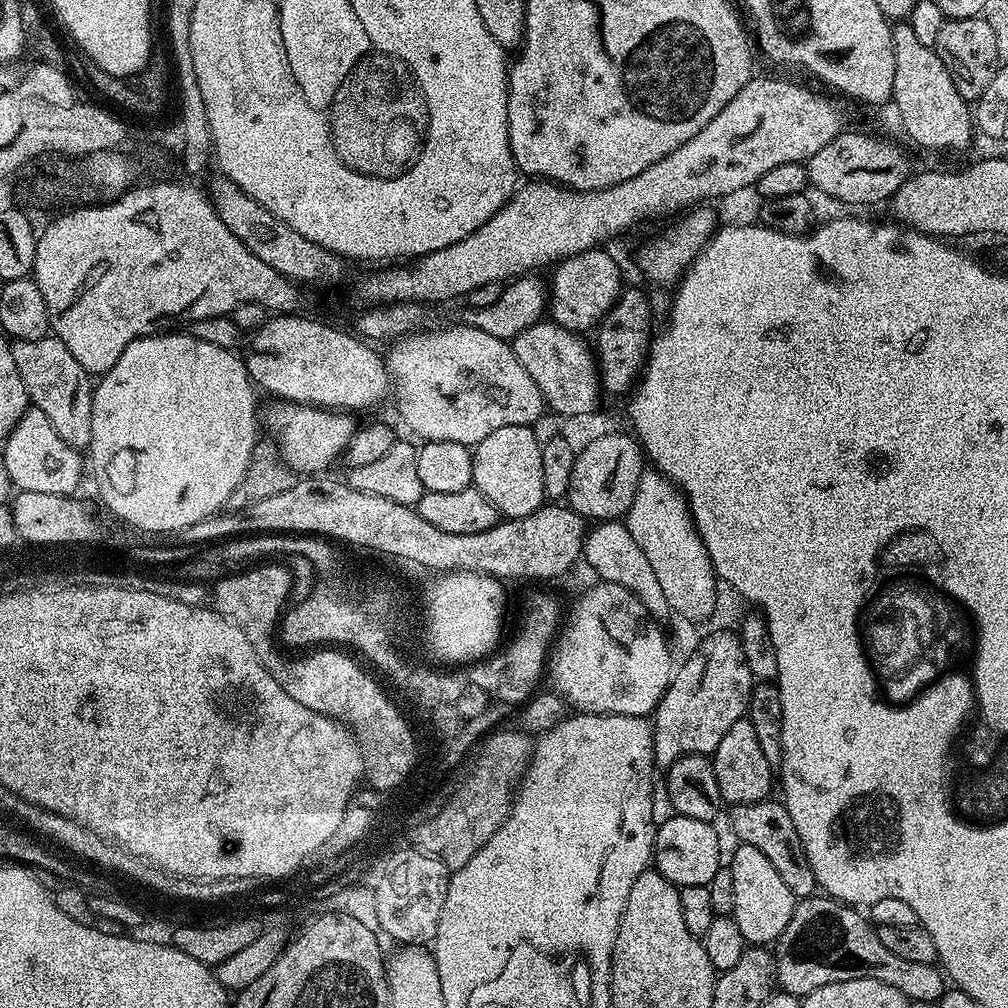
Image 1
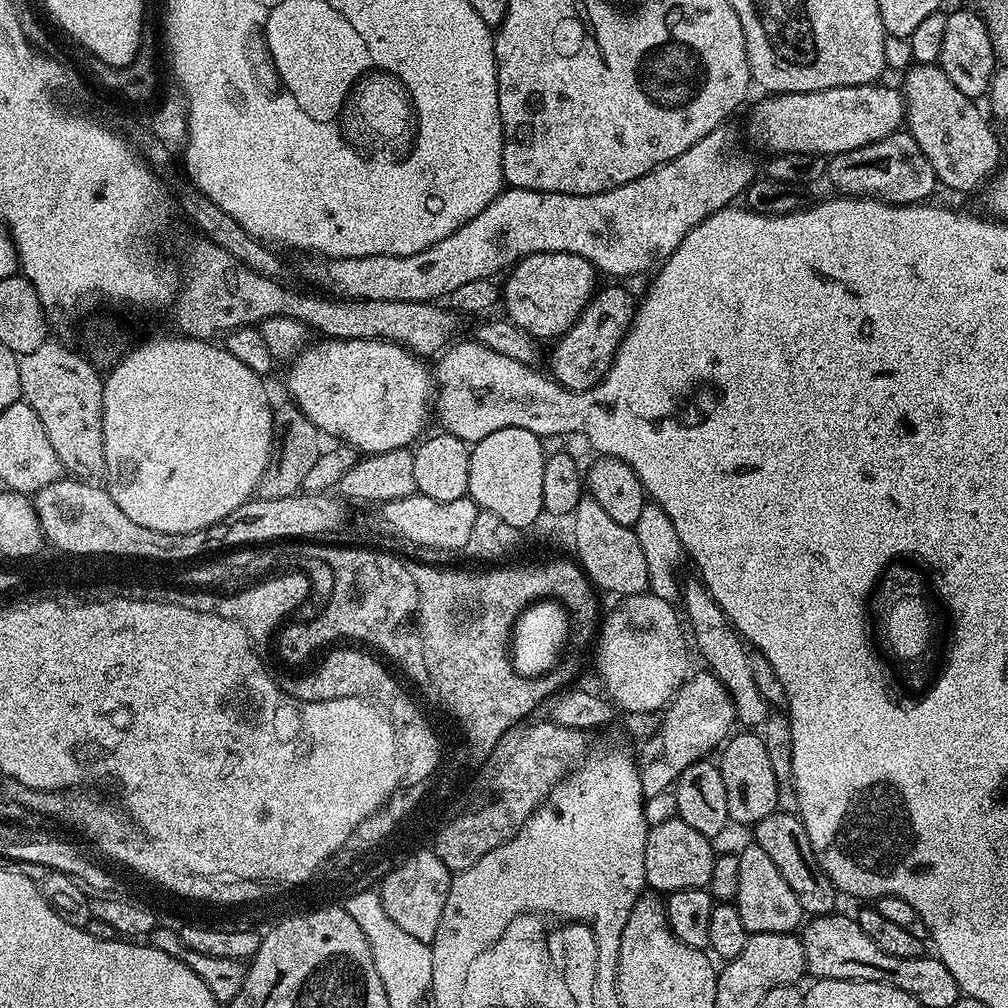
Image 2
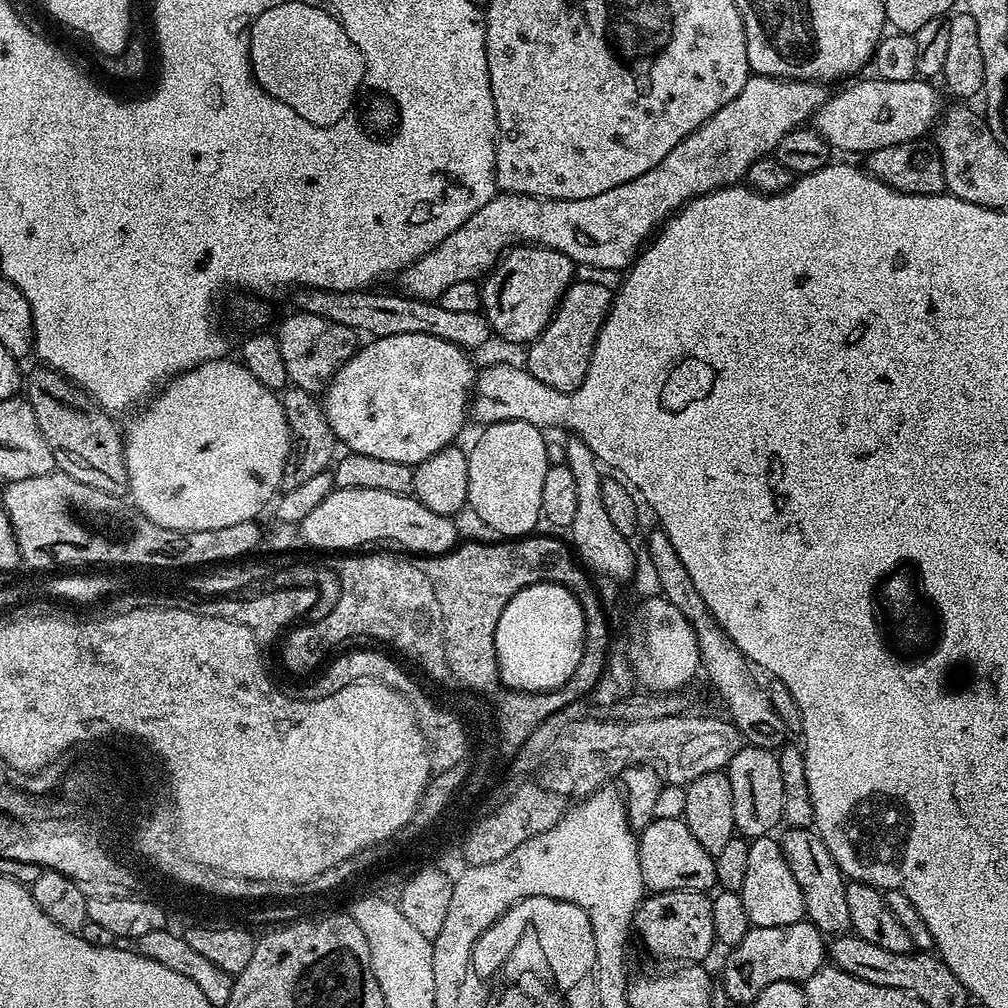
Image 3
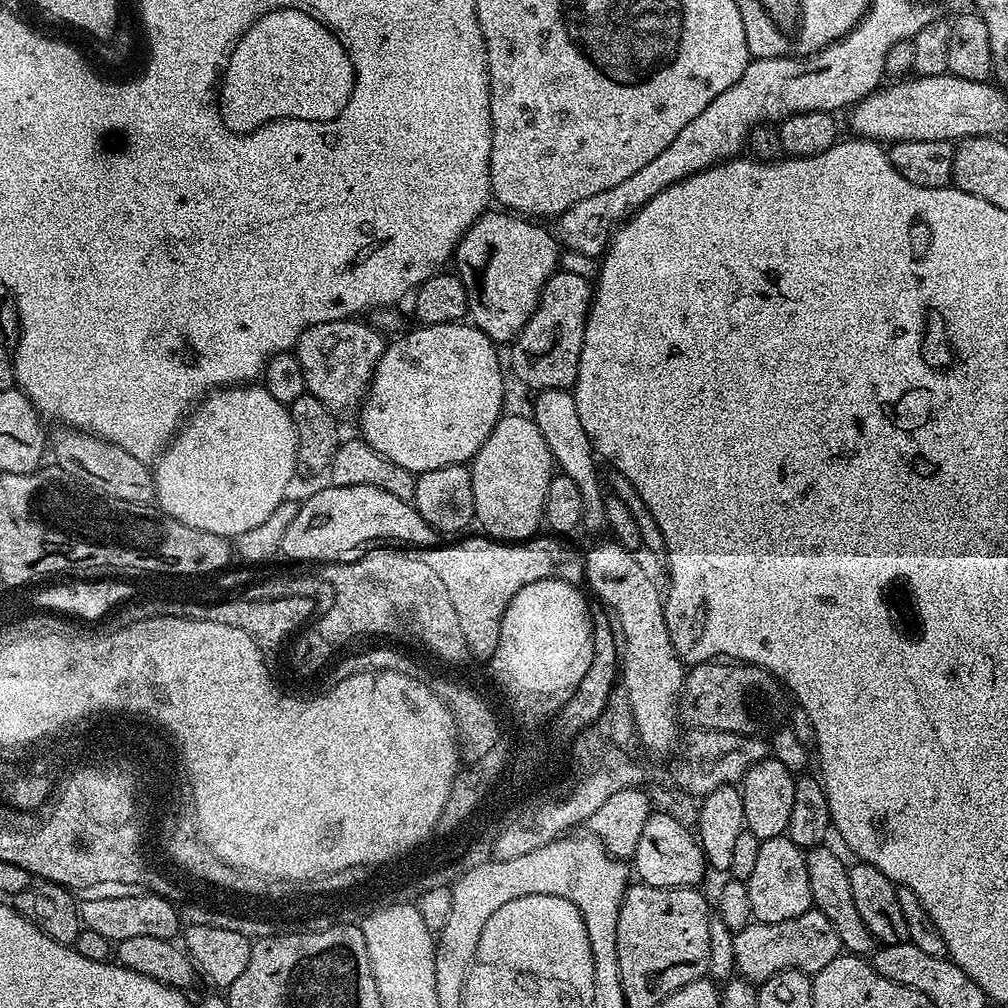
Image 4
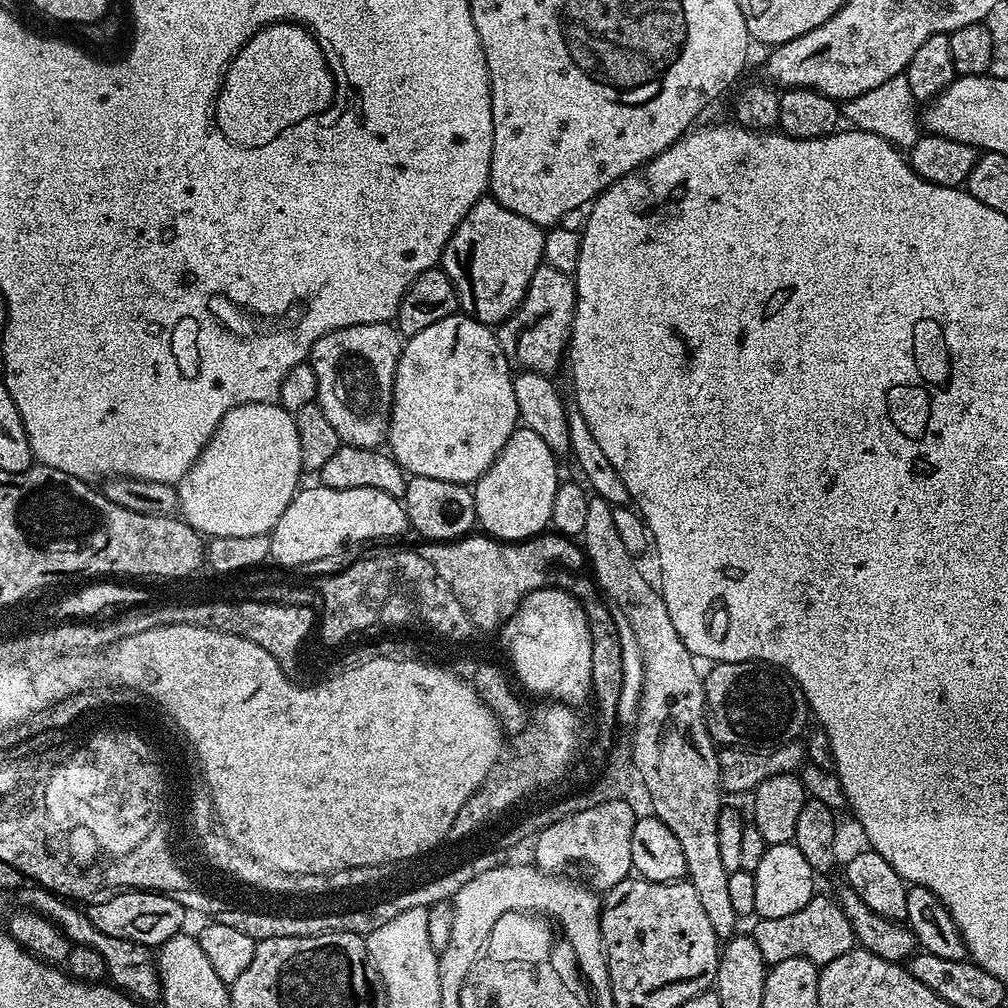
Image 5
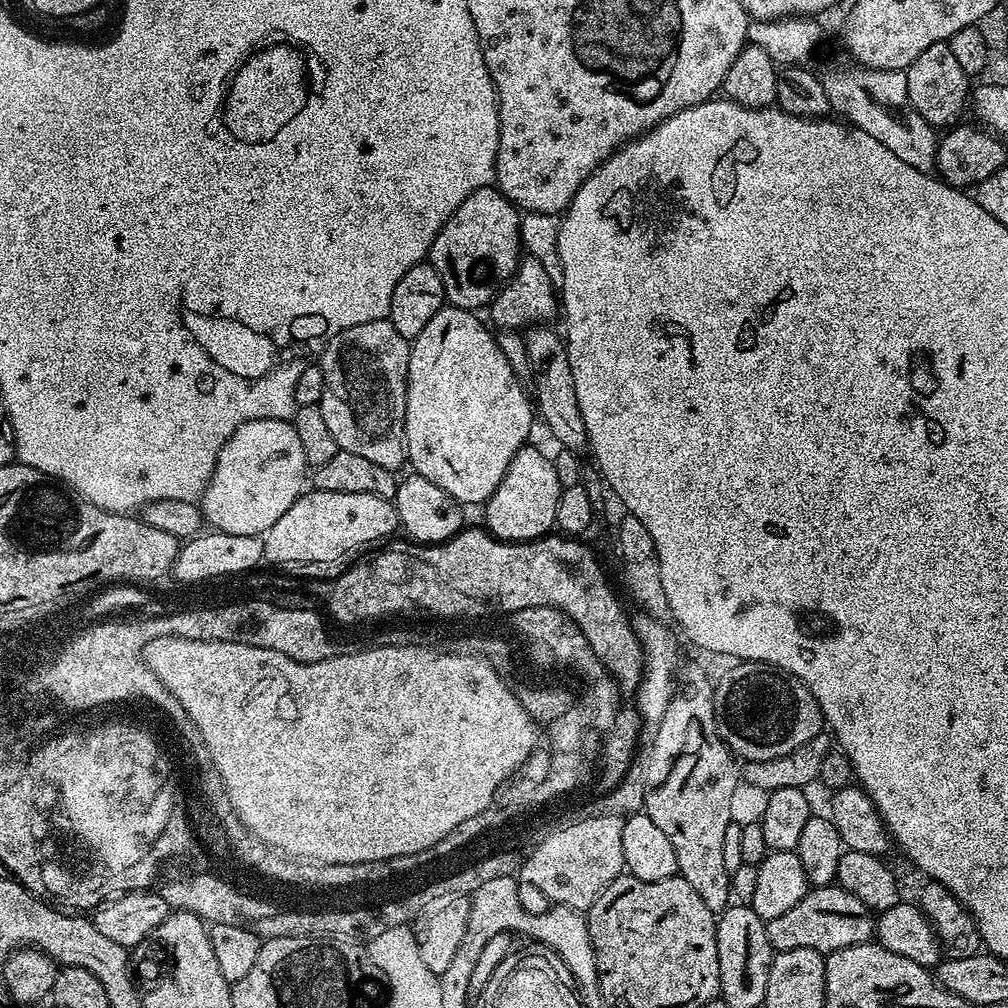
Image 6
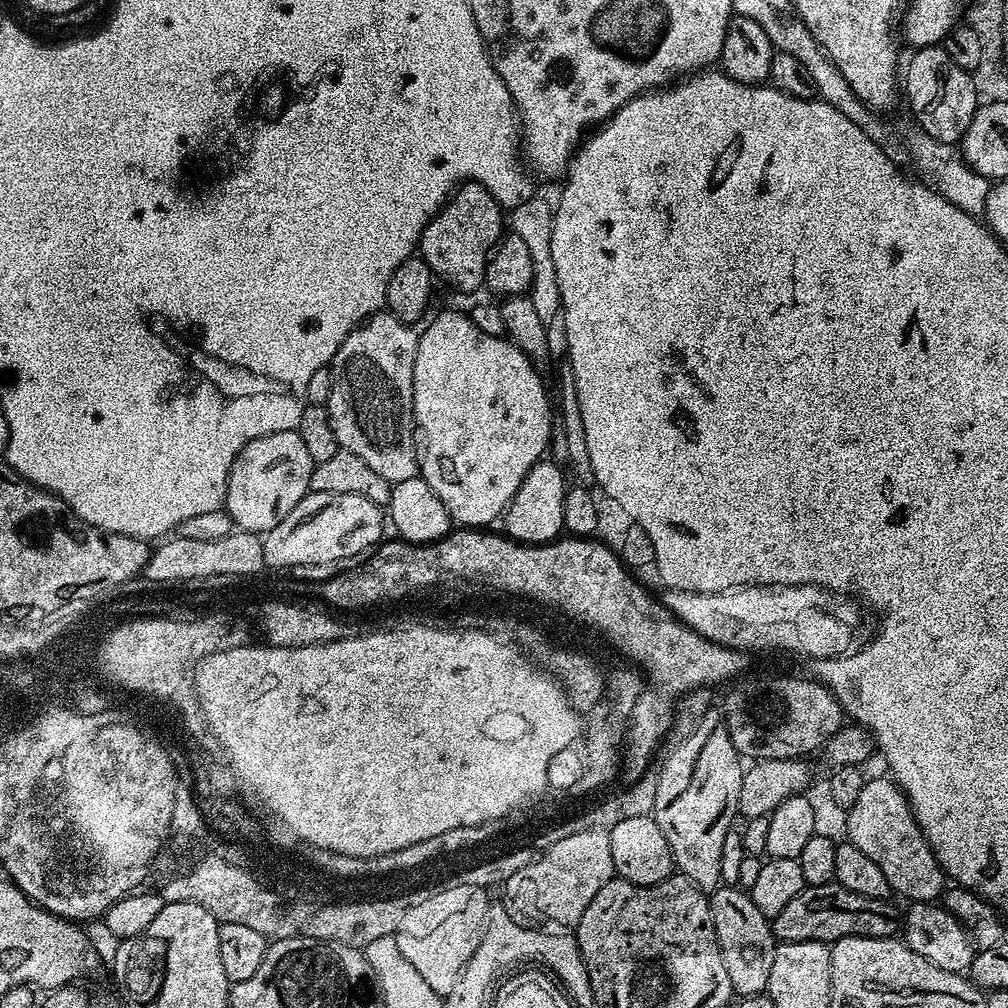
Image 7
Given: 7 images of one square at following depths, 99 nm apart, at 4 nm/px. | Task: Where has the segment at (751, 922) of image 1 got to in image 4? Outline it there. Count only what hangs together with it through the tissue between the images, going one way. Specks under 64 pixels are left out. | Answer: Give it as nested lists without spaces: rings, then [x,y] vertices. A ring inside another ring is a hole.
[[[787,834],[761,840],[758,846],[758,859],[754,861],[754,871],[747,880],[750,890],[750,910],[753,921],[786,922],[789,918],[798,918],[813,907],[808,877],[808,861],[805,853]]]

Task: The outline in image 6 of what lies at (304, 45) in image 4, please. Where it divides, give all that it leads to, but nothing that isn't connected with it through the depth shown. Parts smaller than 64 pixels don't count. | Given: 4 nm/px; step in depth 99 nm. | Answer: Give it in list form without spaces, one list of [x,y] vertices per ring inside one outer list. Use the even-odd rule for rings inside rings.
[[[272,42],[253,52],[244,61],[244,65],[232,77],[228,95],[224,98],[222,115],[230,134],[245,140],[247,144],[258,144],[261,140],[274,138],[274,134],[278,134],[278,130],[290,122],[294,111],[292,87],[296,84],[292,64],[298,63],[300,56],[302,52],[299,47],[288,42]]]

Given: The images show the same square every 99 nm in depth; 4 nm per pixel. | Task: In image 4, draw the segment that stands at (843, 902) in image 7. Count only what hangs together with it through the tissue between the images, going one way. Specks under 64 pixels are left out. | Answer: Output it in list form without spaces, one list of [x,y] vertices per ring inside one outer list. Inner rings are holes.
[[[813,906],[809,908],[806,914],[798,914],[798,918],[789,918],[786,922],[766,922],[765,924],[753,922],[747,924],[741,932],[734,935],[734,962],[736,963],[736,972],[743,979],[747,980],[753,986],[759,986],[764,981],[774,978],[787,968],[797,968],[800,972],[815,974],[822,970],[822,966],[830,966],[834,958],[841,955],[840,939],[838,930],[830,923],[830,918],[822,914],[820,909]]]

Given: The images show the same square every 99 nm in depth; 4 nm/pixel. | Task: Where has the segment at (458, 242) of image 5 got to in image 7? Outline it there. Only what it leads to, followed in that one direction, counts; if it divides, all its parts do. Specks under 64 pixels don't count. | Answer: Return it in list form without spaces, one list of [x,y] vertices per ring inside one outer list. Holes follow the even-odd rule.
[[[465,182],[428,221],[420,235],[418,252],[430,266],[433,277],[440,279],[441,276],[450,287],[457,288],[460,292],[472,292],[484,284],[488,258],[493,248],[500,243],[505,228],[505,213],[490,190],[480,184]]]

